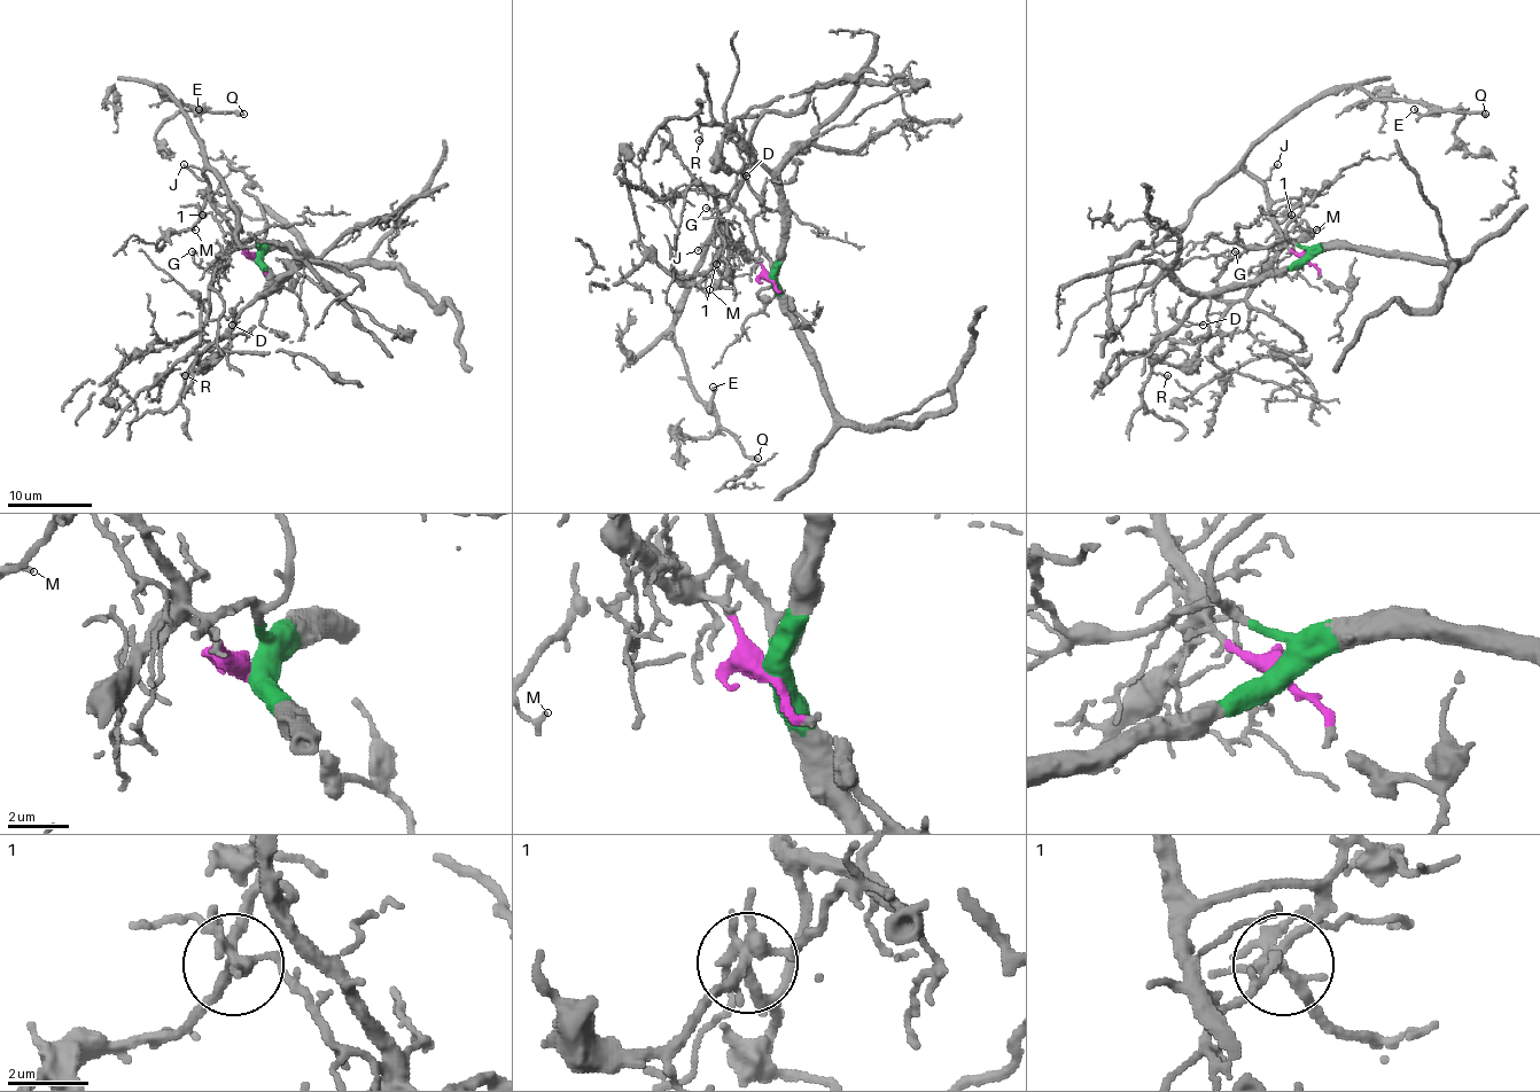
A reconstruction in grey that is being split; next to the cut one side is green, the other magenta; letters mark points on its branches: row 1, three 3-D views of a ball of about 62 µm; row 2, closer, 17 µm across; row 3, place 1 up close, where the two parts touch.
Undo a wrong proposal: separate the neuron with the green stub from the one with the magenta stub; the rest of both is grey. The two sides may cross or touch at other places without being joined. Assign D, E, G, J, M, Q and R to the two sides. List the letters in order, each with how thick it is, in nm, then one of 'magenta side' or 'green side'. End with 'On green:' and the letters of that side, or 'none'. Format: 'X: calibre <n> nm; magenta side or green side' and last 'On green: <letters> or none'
D: calibre 130 nm; green side
E: calibre 120 nm; magenta side
G: calibre 110 nm; green side
J: calibre 130 nm; magenta side
M: calibre 170 nm; magenta side
Q: calibre 320 nm; magenta side
R: calibre 150 nm; green side
On green: D, G, R

